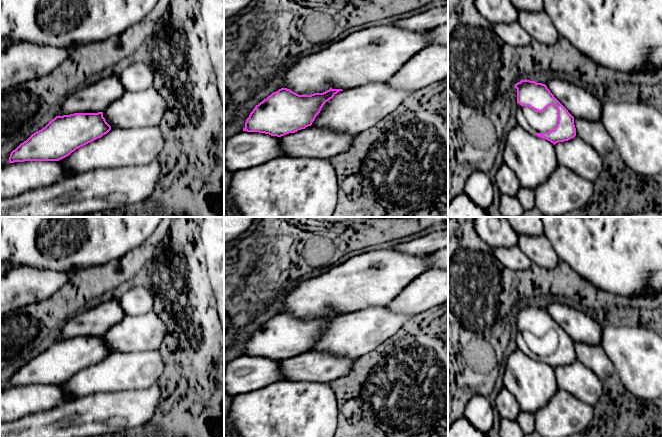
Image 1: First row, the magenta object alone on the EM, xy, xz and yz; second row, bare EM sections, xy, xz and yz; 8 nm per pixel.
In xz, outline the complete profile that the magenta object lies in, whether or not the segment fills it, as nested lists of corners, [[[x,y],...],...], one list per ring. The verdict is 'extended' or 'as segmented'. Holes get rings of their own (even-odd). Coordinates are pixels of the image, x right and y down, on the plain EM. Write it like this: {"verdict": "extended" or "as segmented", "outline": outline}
{"verdict": "as segmented", "outline": [[[281,312],[255,330],[243,355],[281,361],[311,350],[323,329],[342,313],[299,319]]]}

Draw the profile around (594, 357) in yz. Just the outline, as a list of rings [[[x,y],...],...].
[[[574,342],[576,360],[590,369],[602,382],[614,372],[614,366],[601,345]]]

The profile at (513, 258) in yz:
[[[517,245],[495,248],[493,254],[501,265],[515,271],[527,270],[533,264]]]

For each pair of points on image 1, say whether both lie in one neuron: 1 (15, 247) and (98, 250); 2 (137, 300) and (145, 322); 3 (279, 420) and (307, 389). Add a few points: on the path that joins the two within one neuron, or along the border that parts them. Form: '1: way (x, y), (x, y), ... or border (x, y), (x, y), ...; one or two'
1: way (36, 251), (41, 256), (45, 253), (77, 253); one
2: border (151, 310), (141, 314), (125, 316); two
3: way (287, 412), (302, 397); one

